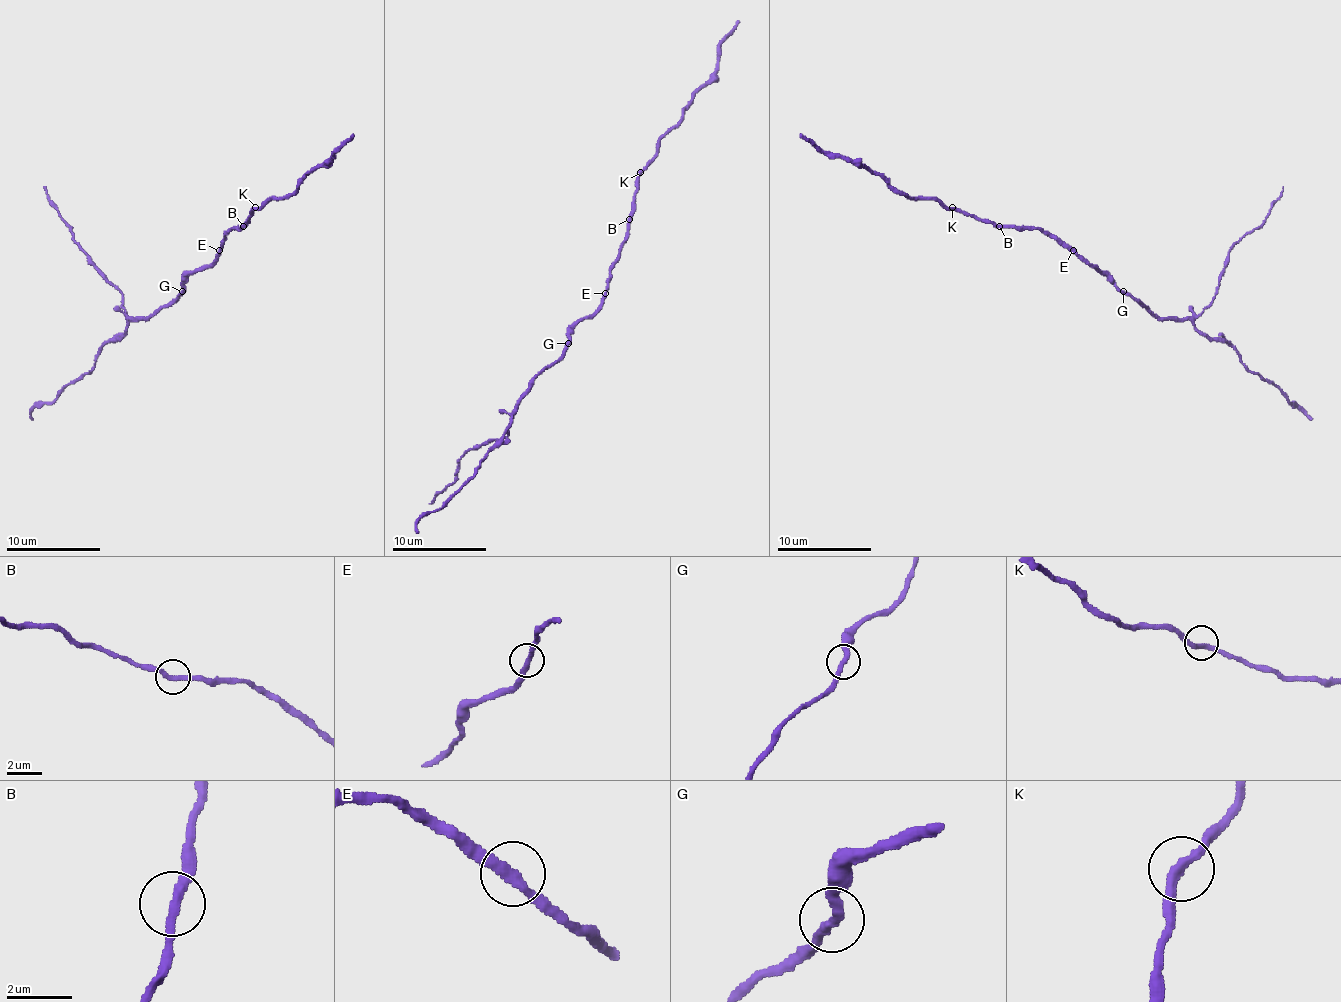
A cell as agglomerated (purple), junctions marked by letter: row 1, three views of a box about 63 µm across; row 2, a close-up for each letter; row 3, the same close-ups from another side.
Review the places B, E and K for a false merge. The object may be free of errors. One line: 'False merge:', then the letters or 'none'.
False merge: E

